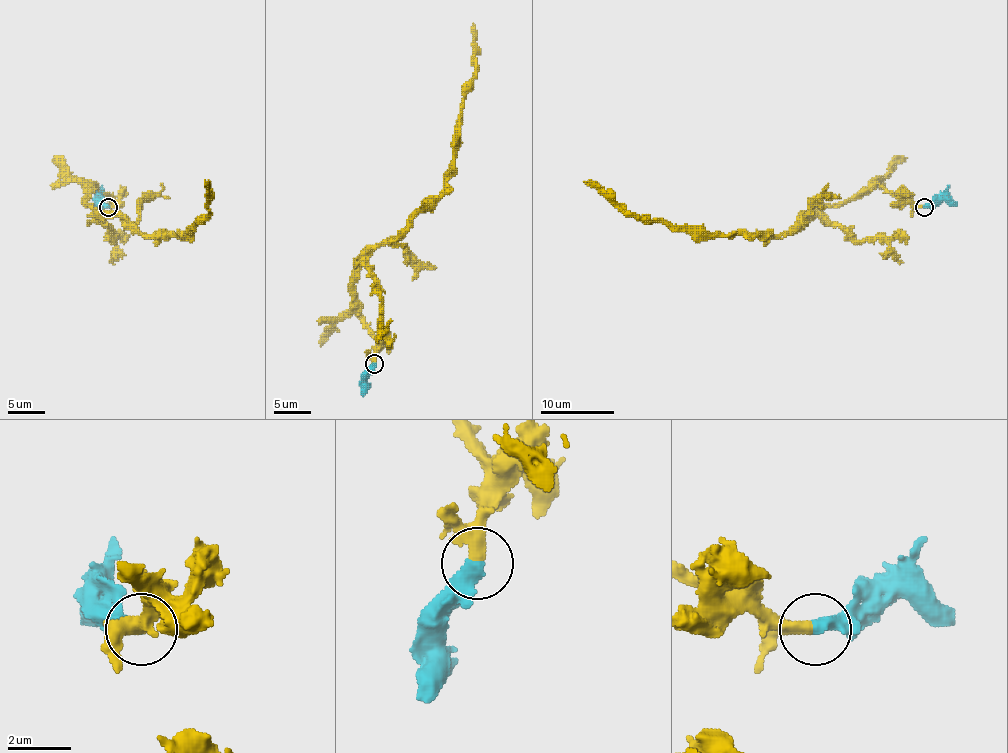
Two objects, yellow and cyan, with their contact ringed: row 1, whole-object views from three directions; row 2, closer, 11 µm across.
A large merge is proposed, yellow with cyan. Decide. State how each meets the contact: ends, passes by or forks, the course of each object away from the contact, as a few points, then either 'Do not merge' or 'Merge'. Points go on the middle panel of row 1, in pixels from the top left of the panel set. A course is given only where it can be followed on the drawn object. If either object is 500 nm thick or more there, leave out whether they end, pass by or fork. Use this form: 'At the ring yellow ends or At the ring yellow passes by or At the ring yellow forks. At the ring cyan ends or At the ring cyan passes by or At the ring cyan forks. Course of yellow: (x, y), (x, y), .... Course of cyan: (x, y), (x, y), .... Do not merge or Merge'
At the ring yellow passes by. At the ring cyan ends. Course of yellow: (374, 363), (376, 339), (363, 317), (355, 273), (442, 192), (456, 148), (464, 86), (473, 76), (473, 23). Course of cyan: (374, 363), (363, 396). Merge

